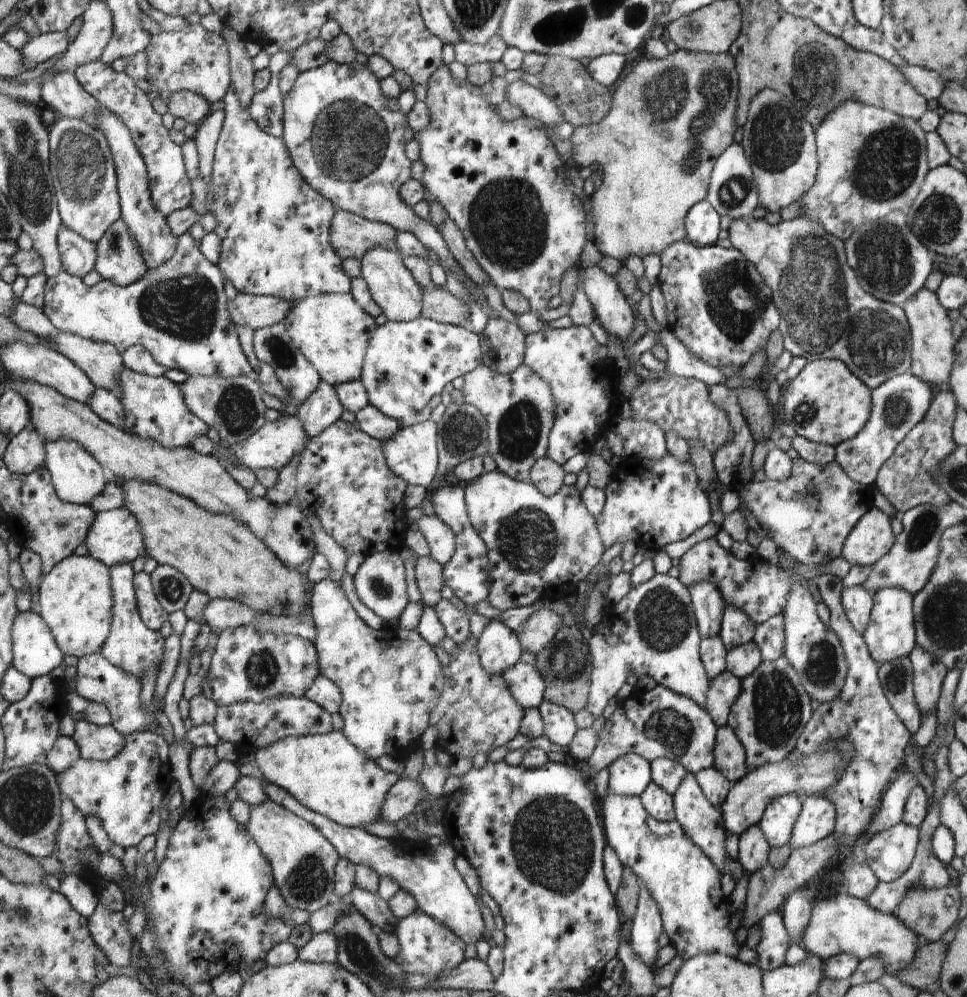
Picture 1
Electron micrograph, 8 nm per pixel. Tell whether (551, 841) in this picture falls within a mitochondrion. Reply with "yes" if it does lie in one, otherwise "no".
yes

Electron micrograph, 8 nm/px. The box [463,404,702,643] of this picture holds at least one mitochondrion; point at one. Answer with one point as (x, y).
(526, 539)

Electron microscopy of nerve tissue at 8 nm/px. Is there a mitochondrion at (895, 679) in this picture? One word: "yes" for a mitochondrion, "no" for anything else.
yes

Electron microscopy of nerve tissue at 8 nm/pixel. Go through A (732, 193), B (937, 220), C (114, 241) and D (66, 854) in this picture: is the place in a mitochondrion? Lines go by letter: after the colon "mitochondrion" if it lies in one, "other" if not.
A: mitochondrion
B: mitochondrion
C: other
D: other

